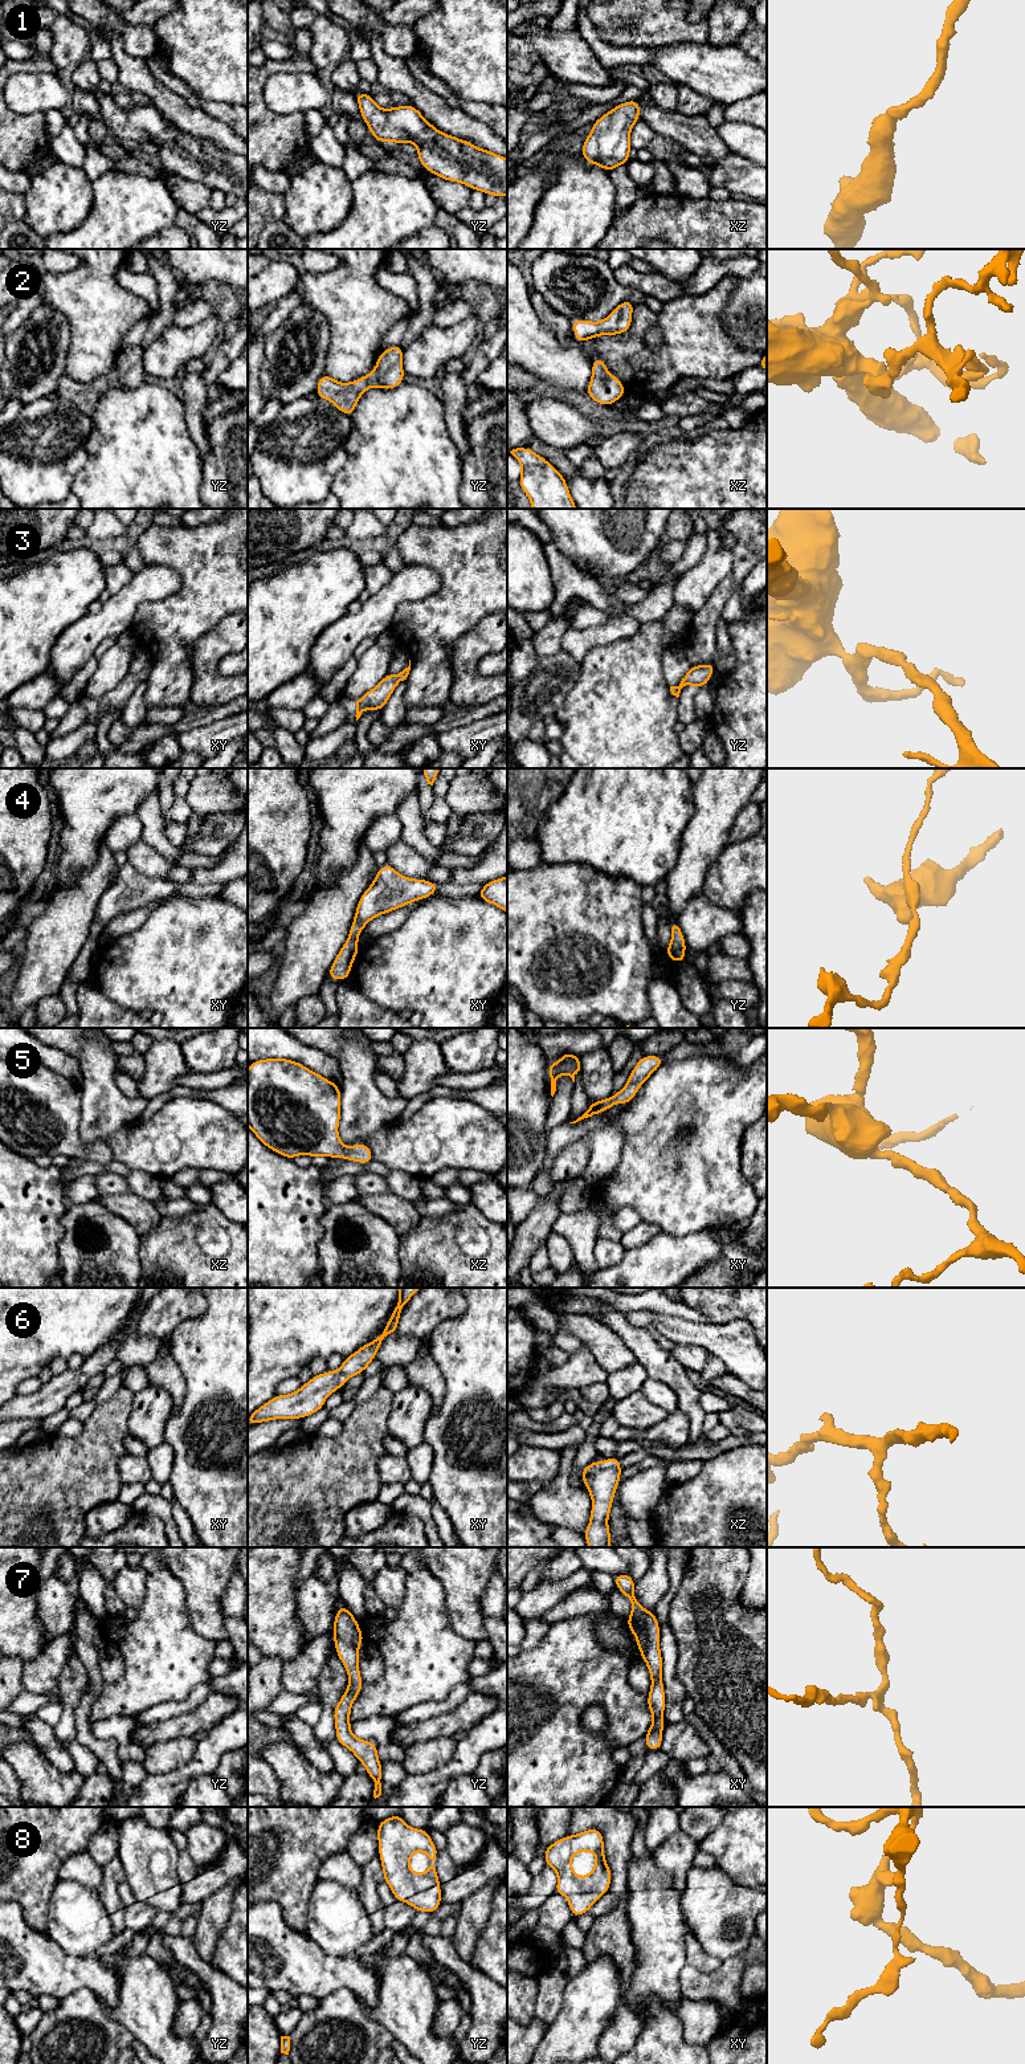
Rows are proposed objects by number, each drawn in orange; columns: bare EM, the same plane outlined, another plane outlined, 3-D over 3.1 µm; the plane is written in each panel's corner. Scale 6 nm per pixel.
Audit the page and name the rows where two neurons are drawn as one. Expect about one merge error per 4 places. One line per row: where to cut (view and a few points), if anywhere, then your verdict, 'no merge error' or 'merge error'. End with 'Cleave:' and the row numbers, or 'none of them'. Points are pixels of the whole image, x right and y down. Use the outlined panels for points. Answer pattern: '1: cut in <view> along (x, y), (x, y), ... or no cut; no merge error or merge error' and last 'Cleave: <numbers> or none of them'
1: no cut; no merge error
2: no cut; no merge error
3: no cut; no merge error
4: no cut; no merge error
5: no cut; no merge error
6: no cut; no merge error
7: no cut; no merge error
8: no cut; no merge error
Cleave: none of them

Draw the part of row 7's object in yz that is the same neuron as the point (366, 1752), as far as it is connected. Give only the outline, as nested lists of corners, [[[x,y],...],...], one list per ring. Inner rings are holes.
[[[342,1604],[334,1619],[335,1651],[348,1673],[348,1689],[342,1694],[334,1709],[336,1741],[351,1750],[375,1782],[373,1798],[381,1795],[381,1762],[377,1746],[372,1741],[358,1739],[351,1733],[350,1714],[352,1702],[358,1698],[363,1680],[359,1671],[359,1645],[364,1643],[356,1618]]]

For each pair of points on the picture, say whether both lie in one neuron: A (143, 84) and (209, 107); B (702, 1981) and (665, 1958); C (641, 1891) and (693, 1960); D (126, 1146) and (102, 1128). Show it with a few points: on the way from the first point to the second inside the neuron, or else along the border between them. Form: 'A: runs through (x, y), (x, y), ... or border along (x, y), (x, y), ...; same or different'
A: border along (200, 107), (227, 126); different
B: border along (686, 1965), (680, 1974), (682, 1994); different
C: border along (687, 1929), (685, 1934), (685, 1963); different
D: border along (134, 1121), (99, 1141); different

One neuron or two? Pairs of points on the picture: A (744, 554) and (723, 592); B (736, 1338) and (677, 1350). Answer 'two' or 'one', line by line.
A: one
B: two

